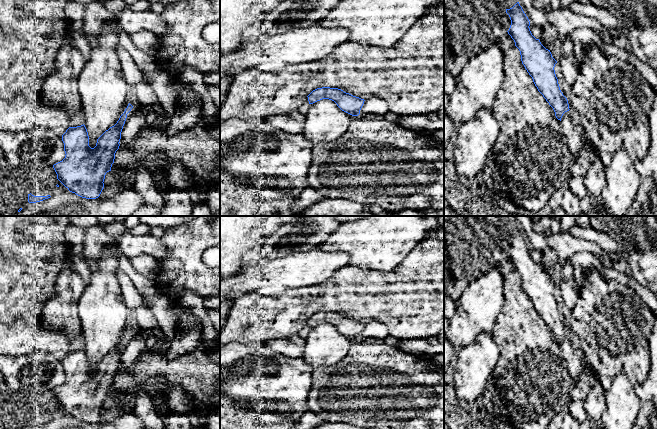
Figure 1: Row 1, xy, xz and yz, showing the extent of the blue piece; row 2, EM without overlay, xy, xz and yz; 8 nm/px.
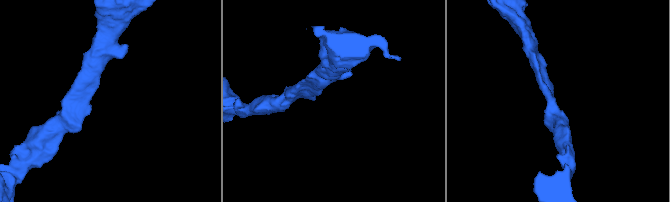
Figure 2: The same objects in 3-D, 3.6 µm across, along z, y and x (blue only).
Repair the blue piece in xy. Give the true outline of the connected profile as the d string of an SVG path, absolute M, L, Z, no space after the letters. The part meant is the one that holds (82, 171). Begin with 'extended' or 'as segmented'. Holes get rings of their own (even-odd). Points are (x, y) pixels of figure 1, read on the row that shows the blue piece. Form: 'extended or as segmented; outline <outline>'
as segmented; outline M129 103L117 123L106 130L96 146L89 146L89 136L85 125L69 127L62 135L65 158L54 164L57 179L72 193L96 199L104 188L104 179L111 171L115 153L119 149L121 132L127 114L133 106Z

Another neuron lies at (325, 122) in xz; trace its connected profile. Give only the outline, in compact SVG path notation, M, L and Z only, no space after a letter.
M322 99L309 105L303 134L314 145L331 143L346 134L352 118L334 101Z

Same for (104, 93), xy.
M114 19L107 21L96 37L98 45L92 47L78 79L78 91L85 115L84 125L89 136L89 146L94 148L97 139L114 126L130 102L130 85L123 77L116 47L119 45L119 28Z

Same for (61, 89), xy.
M67 28L63 45L57 52L55 72L44 83L43 95L47 103L64 107L72 116L82 106L78 79L86 59L71 43L70 32Z

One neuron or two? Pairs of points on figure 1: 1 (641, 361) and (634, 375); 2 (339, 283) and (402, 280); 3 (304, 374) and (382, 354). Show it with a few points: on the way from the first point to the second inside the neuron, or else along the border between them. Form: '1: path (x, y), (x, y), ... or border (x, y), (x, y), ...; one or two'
1: path (638, 364), (636, 372); one
2: path (355, 284), (386, 284); one
3: border (314, 369), (312, 372), (311, 389), (307, 395); two

